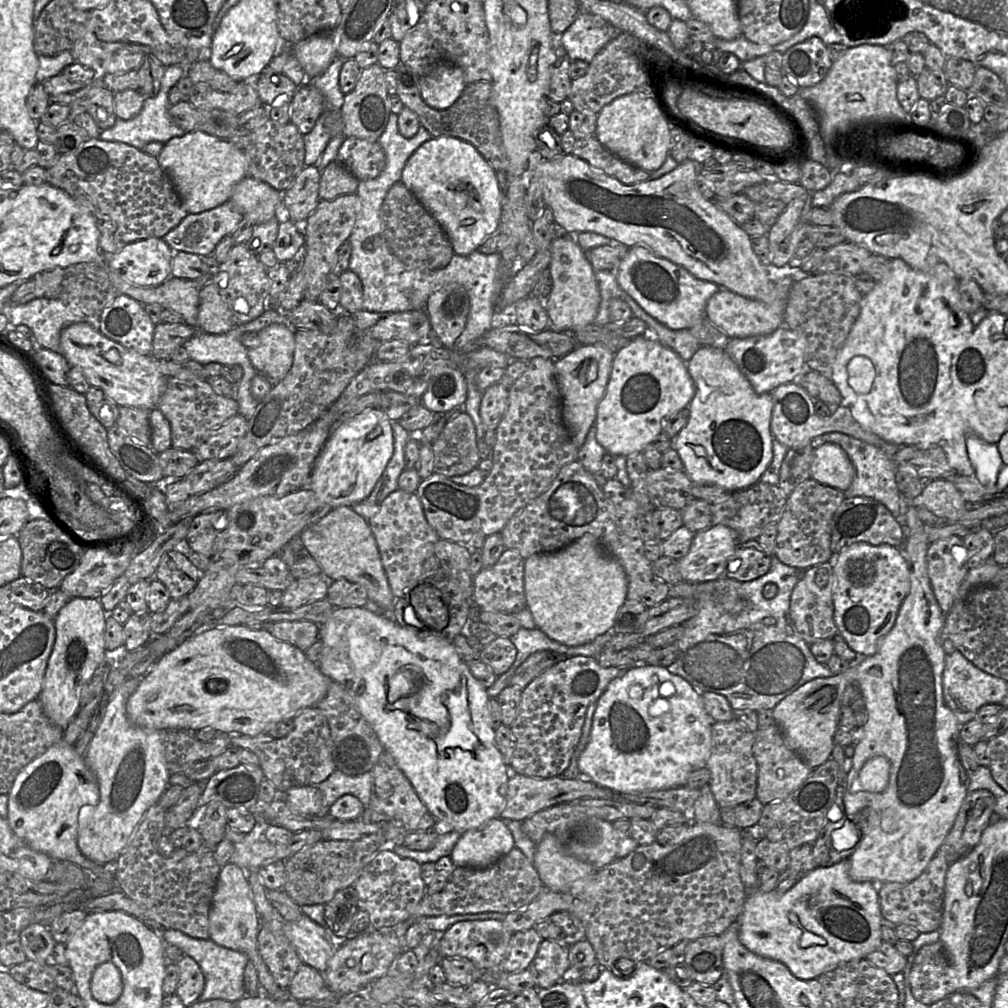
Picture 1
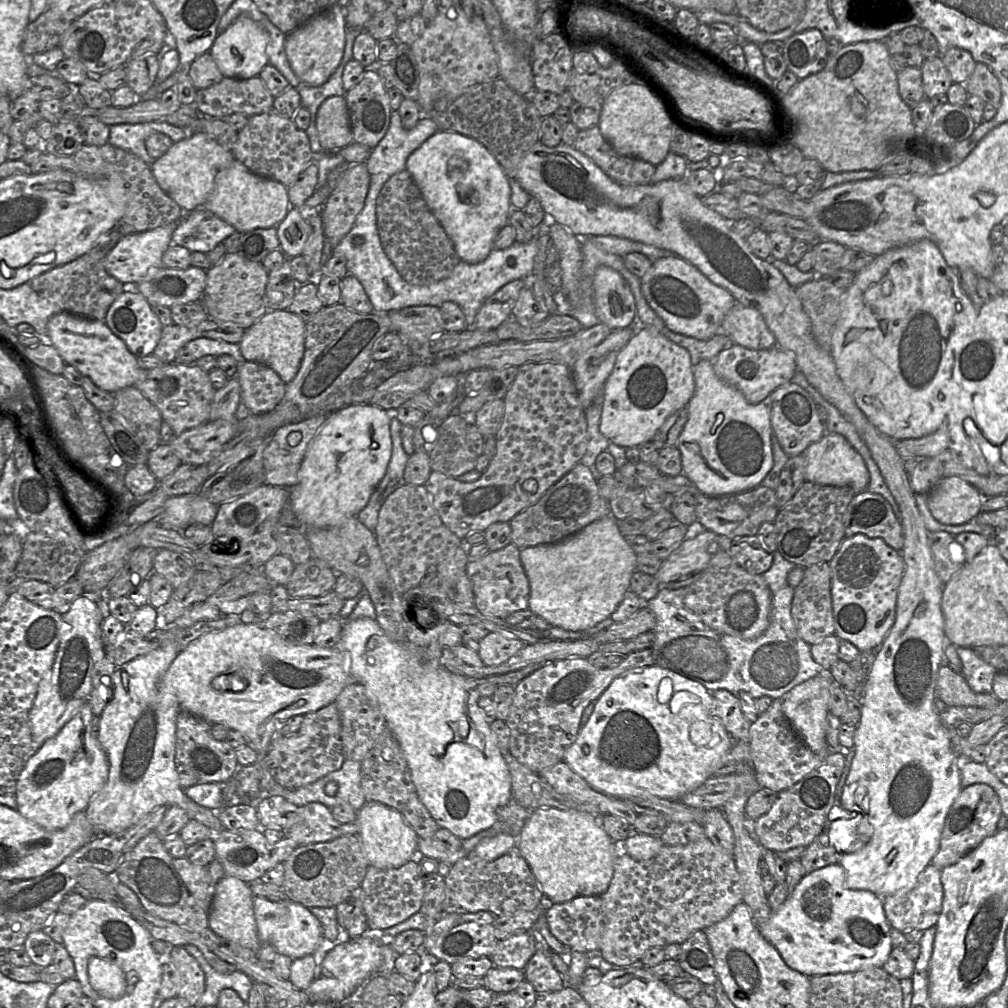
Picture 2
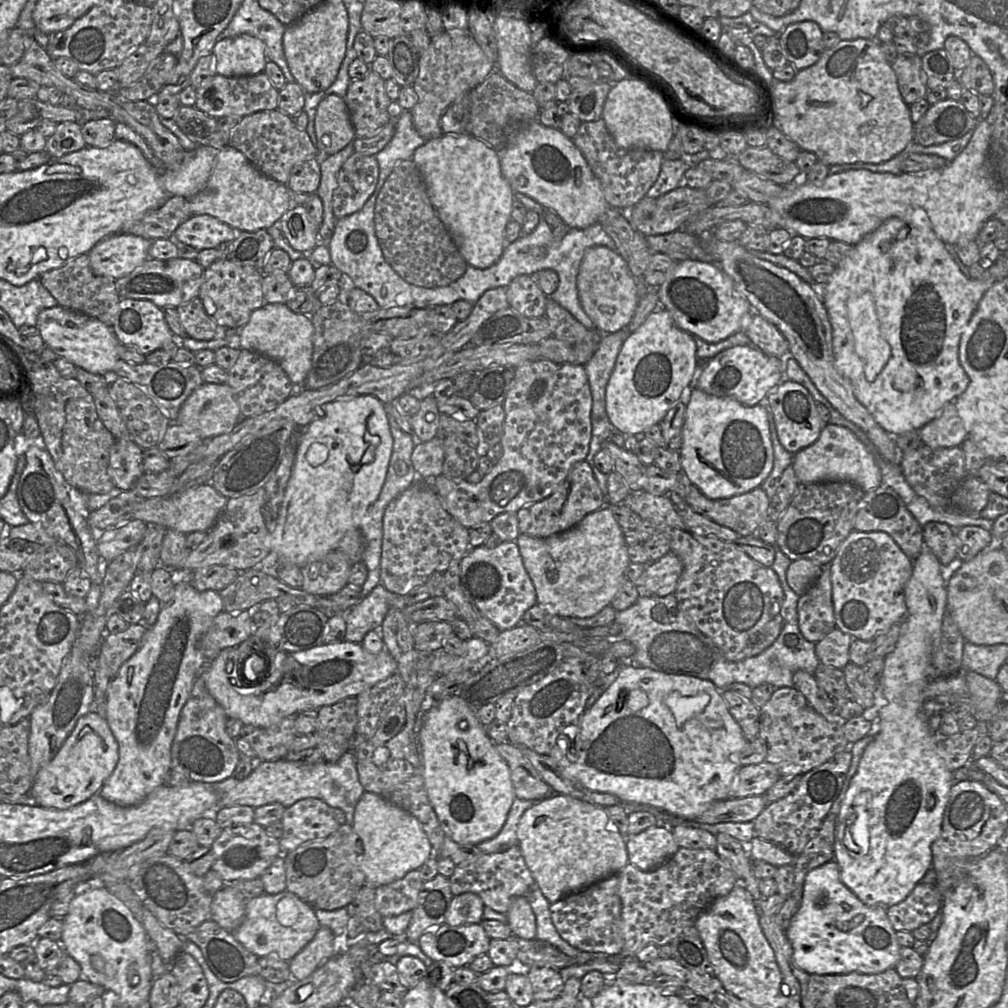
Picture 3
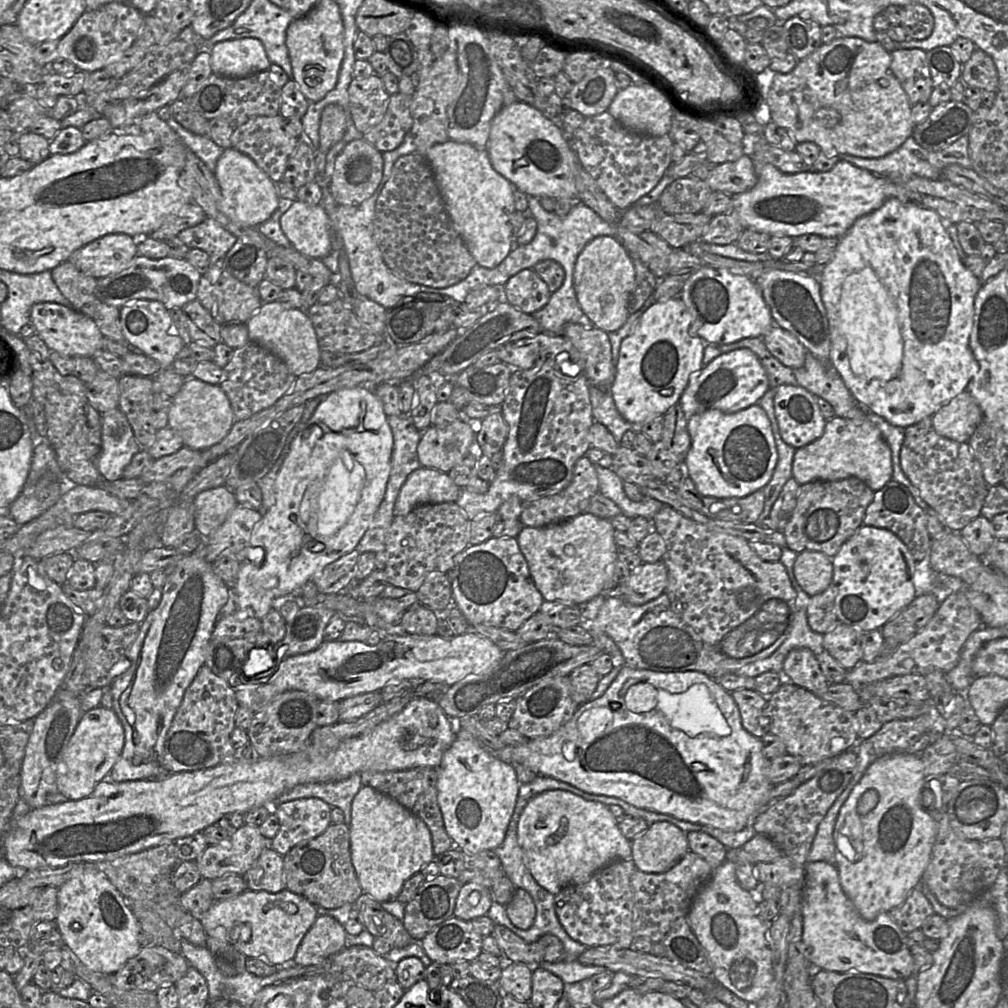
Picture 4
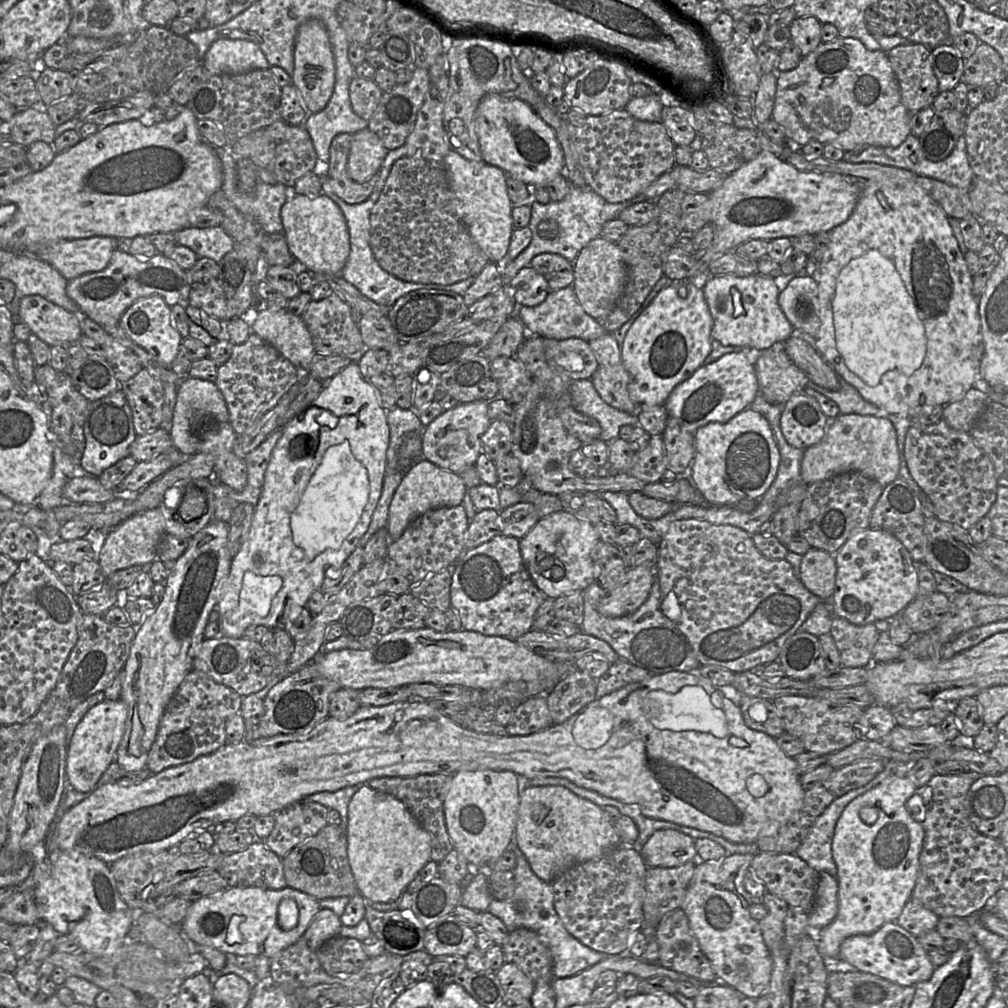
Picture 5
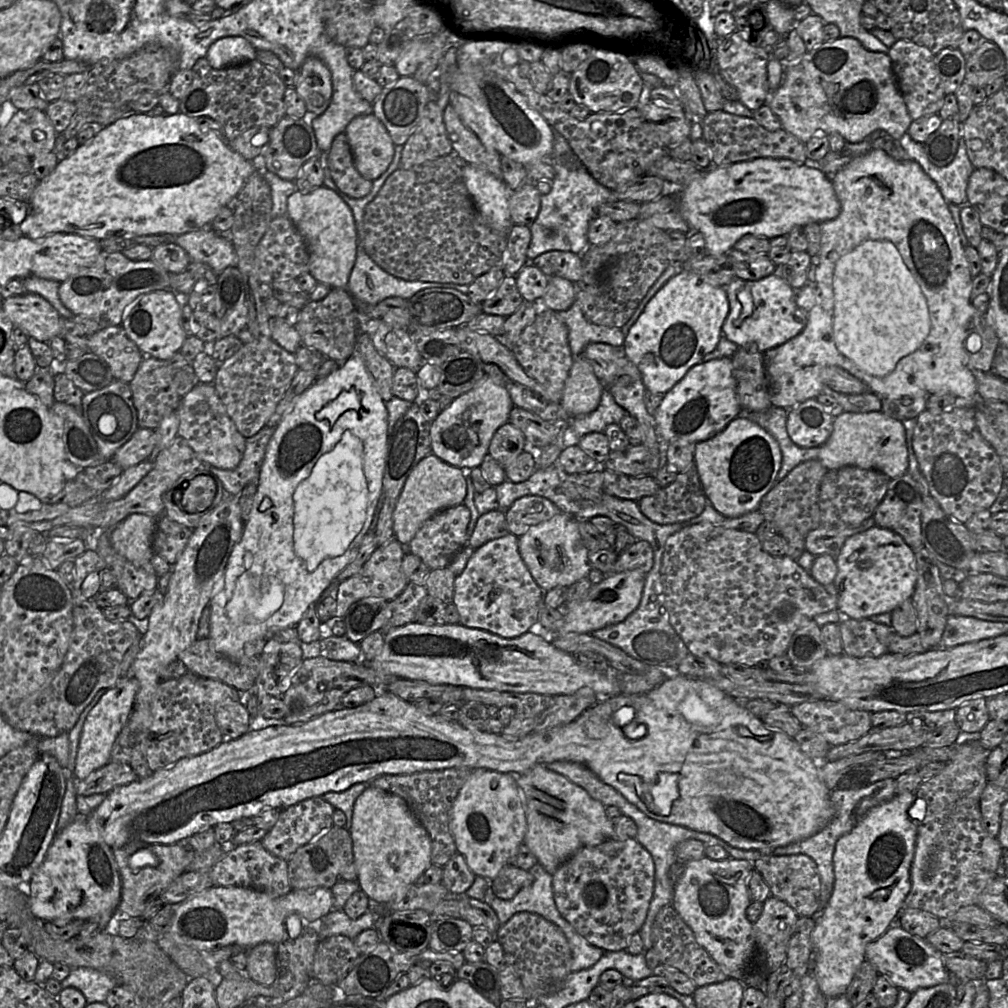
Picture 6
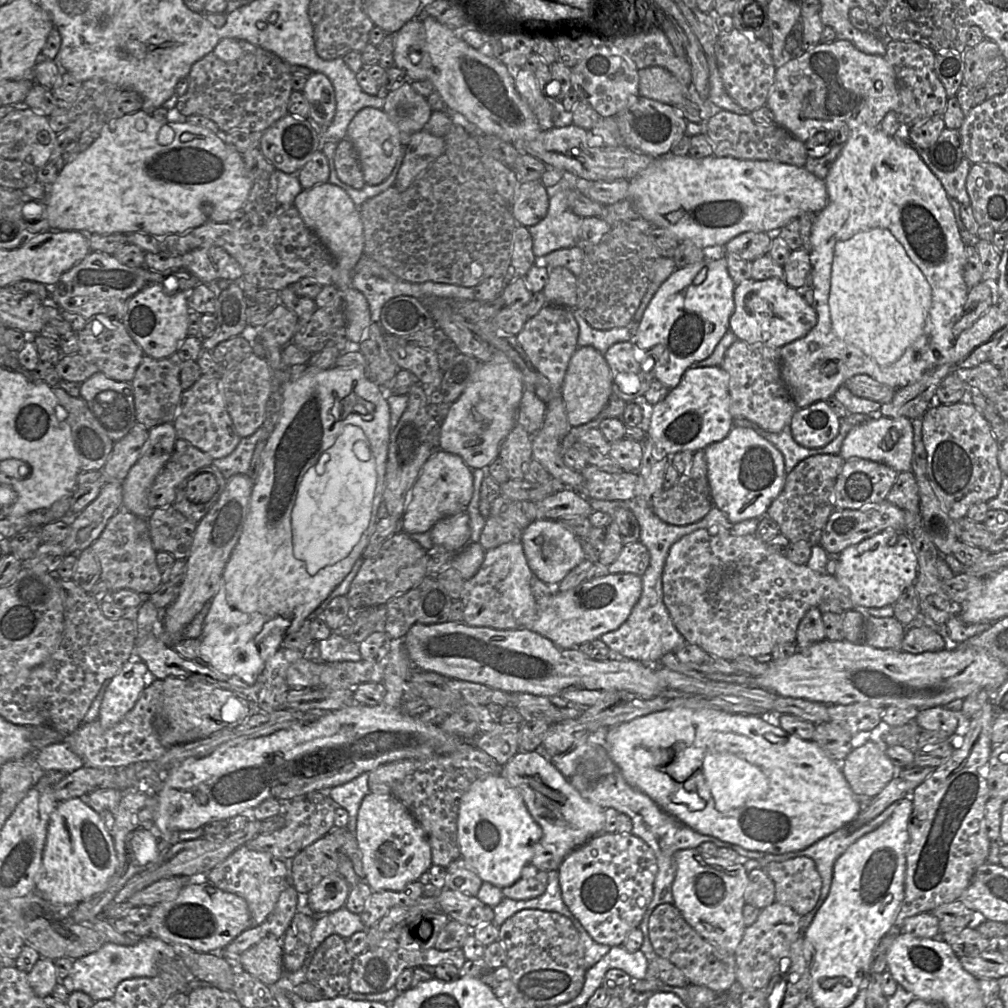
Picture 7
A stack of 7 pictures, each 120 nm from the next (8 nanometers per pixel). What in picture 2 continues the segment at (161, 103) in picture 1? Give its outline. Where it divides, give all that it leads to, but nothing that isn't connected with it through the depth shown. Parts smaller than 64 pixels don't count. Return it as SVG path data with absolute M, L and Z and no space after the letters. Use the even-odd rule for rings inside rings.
M163 121L119 123L110 126L108 143L129 151L147 164L152 165L155 159L148 154L145 144L152 133L166 134L173 142L178 142L189 136L188 129Z

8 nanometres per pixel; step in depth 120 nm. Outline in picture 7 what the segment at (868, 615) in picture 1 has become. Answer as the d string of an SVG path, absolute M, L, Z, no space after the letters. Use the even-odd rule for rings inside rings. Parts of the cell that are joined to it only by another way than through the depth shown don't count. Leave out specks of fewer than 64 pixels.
M884 529L877 534L846 547L837 556L835 578L849 590L856 607L894 605L902 592L917 578L917 556L912 538L904 531Z

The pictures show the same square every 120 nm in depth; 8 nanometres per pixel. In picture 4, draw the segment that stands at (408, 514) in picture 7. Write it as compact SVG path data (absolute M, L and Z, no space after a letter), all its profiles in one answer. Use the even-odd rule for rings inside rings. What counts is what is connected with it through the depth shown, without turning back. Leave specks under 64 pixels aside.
M421 466L410 473L402 485L394 514L406 515L422 504L456 502L460 491L447 473Z

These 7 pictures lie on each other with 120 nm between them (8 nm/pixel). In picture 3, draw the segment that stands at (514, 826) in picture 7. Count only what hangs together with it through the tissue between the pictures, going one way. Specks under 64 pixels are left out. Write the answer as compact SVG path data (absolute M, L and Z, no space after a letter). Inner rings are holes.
M427 694L422 702L423 724L419 743L424 762L424 781L427 796L446 836L460 844L478 845L495 837L503 828L515 799L510 769L495 748L475 712L459 695L436 702Z

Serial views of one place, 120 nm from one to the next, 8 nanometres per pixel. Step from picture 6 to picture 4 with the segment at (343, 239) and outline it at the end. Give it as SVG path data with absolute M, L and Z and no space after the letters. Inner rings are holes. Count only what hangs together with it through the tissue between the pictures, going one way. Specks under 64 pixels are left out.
M295 201L281 216L280 225L292 248L315 259L332 250L331 227L323 206Z

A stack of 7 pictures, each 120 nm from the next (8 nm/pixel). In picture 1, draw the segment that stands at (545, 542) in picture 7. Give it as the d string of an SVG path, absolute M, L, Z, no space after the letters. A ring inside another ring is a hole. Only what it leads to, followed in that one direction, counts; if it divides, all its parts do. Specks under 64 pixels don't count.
M584 534L561 550L536 553L525 559L524 592L527 608L537 628L549 638L566 646L592 642L614 627L620 608L627 601L628 580L622 565L610 556L592 534Z

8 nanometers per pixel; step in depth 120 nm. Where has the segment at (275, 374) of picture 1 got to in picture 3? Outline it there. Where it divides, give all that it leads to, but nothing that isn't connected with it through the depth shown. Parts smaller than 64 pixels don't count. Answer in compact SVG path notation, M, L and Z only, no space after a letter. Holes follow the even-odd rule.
M281 303L265 304L253 311L248 323L238 331L241 349L256 351L275 360L294 386L303 386L311 368L313 333L310 316L296 314Z

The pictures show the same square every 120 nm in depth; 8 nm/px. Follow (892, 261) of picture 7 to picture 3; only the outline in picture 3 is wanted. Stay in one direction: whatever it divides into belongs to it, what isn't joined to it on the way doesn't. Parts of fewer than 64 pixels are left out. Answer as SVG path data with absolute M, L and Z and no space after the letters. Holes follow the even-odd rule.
M861 294L848 303L855 351L864 363L866 380L873 382L887 364L891 347L881 334L871 294Z

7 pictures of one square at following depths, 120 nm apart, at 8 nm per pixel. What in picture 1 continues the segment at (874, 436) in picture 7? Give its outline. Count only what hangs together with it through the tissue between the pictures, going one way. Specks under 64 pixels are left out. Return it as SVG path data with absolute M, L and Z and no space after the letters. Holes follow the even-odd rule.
M815 444L810 477L817 482L846 491L856 472L847 453L837 444Z

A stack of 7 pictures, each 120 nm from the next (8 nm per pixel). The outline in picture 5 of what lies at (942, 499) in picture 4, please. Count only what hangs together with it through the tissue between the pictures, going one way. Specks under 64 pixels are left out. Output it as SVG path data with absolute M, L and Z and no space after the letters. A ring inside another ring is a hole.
M943 418L926 427L911 425L905 437L904 457L911 476L929 496L936 518L941 521L969 530L987 515L996 500L998 483L990 457L975 444L969 432L951 428Z

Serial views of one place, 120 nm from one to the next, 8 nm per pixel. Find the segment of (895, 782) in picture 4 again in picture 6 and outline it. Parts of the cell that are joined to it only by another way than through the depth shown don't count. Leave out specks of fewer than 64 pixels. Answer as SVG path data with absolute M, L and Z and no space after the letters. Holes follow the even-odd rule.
M914 792L895 795L892 800L870 809L853 830L836 843L833 892L823 912L818 913L811 934L816 980L827 999L846 994L856 971L866 960L868 944L881 937L900 917L903 902L911 890L910 870L916 847L917 823L909 816L908 810L915 800Z

